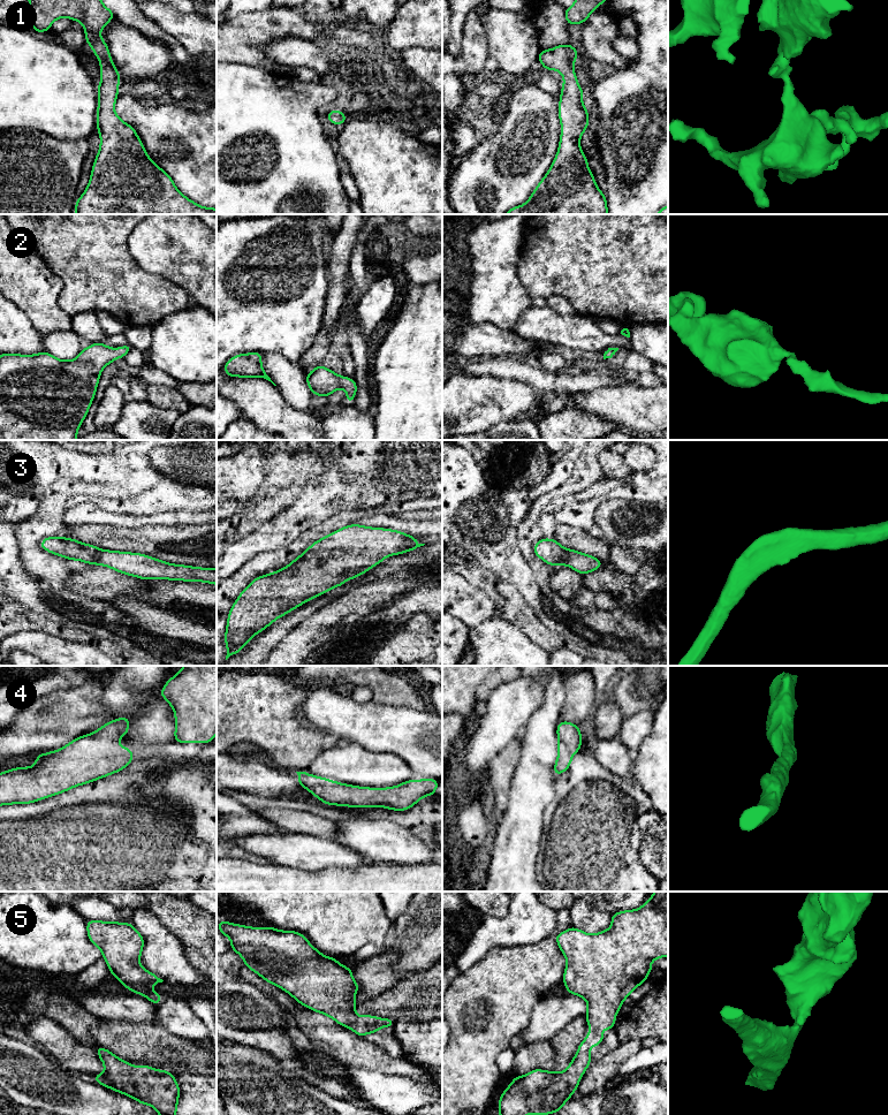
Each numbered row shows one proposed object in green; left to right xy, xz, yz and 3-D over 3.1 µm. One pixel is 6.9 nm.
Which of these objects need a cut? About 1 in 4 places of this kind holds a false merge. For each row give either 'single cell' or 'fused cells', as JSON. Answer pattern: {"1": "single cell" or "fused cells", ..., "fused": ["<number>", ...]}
{"1": "single cell", "2": "single cell", "3": "single cell", "4": "single cell", "5": "single cell", "fused": []}

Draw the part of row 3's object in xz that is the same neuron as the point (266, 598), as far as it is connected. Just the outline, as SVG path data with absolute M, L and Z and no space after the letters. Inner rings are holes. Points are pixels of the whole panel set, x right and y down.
M359 524L326 534L289 566L255 578L240 593L227 619L226 660L276 619L363 575L387 556L424 545L404 532Z

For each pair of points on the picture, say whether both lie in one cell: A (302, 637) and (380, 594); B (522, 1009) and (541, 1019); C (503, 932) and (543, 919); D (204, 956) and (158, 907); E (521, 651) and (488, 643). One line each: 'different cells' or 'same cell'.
A: same cell
B: different cells
C: same cell
D: same cell
E: same cell

